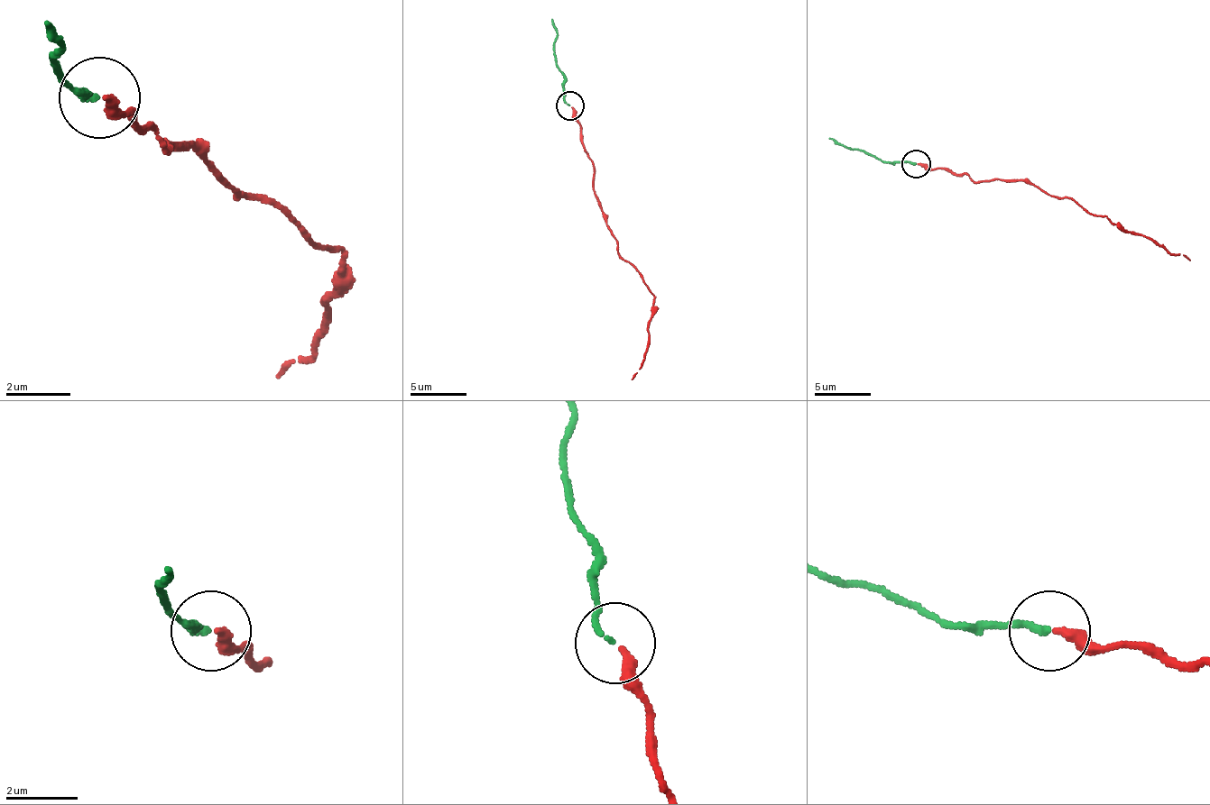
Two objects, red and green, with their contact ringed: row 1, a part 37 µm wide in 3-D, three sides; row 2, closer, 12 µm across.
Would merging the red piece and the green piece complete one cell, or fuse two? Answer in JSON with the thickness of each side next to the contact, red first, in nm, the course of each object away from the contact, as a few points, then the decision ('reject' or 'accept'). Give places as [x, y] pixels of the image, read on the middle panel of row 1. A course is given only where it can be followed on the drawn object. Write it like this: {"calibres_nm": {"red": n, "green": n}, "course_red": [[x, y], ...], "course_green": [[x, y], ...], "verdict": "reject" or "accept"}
{"calibres_nm": {"red": 300, "green": 150}, "course_red": [[572, 107], [595, 164], [595, 197], [603, 220], [617, 251], [653, 296], [645, 360], [631, 379]], "course_green": [[569, 105], [564, 99], [564, 71], [555, 57], [552, 18]], "verdict": "accept"}

